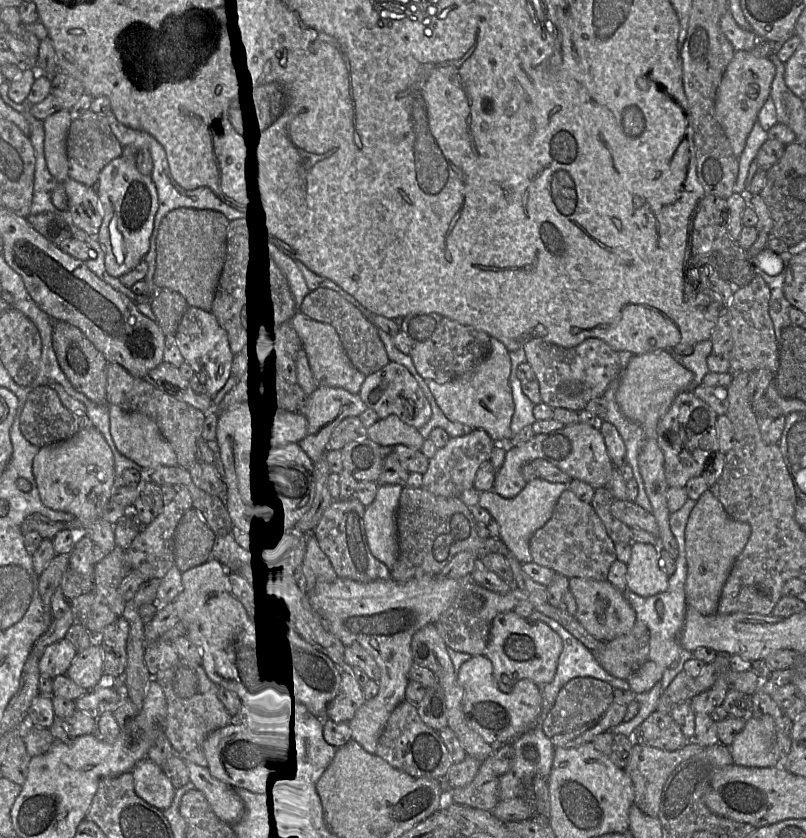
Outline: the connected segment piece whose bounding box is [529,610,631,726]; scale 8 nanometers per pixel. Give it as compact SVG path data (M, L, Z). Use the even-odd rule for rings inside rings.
M533 610L529 618L547 624L560 635L563 641L563 649L559 656L555 676L550 683L541 687L542 714L538 722L540 726L543 714L550 710L560 689L573 678L589 676L609 683L613 689L631 690L627 680L609 674L598 663L594 653L560 623L536 610Z

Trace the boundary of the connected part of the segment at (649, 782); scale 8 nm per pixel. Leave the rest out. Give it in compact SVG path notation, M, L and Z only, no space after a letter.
M694 740L688 741L685 746L675 751L667 751L634 743L630 759L624 768L634 787L634 804L645 814L652 817L658 816L662 790L668 777L680 763L689 759L702 749L703 746Z

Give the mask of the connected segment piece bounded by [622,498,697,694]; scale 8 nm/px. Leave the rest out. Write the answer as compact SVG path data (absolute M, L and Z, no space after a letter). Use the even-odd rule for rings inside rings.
M687 499L684 505L669 516L669 525L673 536L678 544L678 556L675 559L675 572L669 576L668 588L666 591L649 596L642 597L634 592L623 590L624 597L636 612L637 621L645 623L650 633L649 659L658 664L663 670L661 679L661 694L670 685L678 673L683 671L684 663L693 658L693 652L684 649L681 646L681 635L683 632L686 612L685 601L685 582L687 578L687 561L685 551L685 528L689 515L695 506L697 500Z

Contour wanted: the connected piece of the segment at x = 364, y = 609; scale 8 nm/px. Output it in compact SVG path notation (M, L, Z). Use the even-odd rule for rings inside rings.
M425 575L406 582L393 579L375 580L361 583L351 579L338 577L332 582L317 581L315 586L305 591L311 607L323 619L327 629L335 635L345 647L359 643L377 662L381 677L378 694L356 711L348 722L352 739L357 741L367 752L375 754L379 737L395 707L404 700L405 690L409 681L409 671L414 664L411 640L414 633L421 627L435 623L441 614L448 609L461 588L470 581L469 577L452 579L438 575Z

